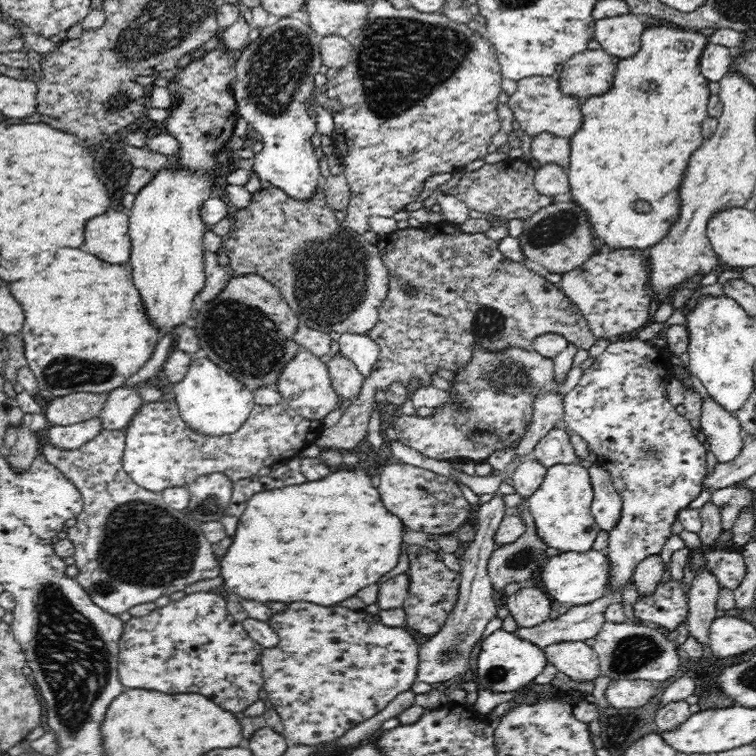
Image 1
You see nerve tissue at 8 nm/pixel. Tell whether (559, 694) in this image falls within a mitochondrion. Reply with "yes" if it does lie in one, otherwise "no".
no

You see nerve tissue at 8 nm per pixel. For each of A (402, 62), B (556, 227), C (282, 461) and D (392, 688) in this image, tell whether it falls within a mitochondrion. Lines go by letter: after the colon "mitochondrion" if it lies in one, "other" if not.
A: mitochondrion
B: mitochondrion
C: other
D: other

